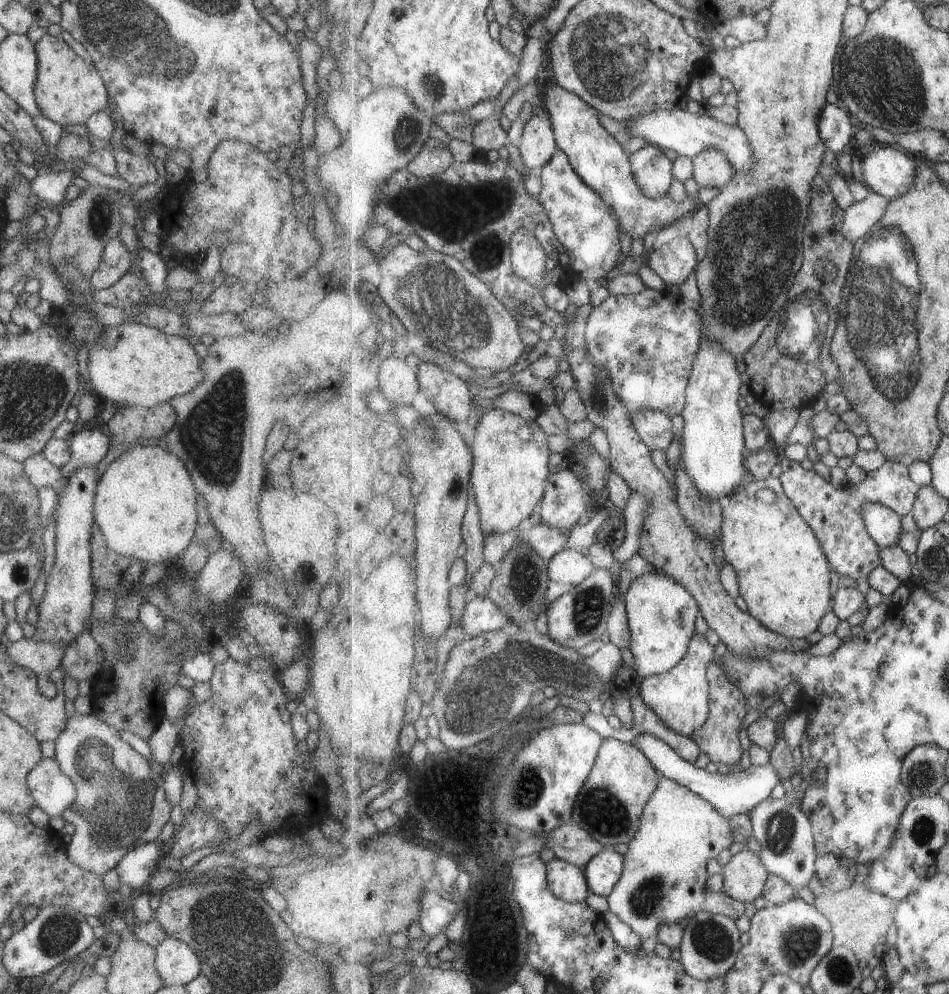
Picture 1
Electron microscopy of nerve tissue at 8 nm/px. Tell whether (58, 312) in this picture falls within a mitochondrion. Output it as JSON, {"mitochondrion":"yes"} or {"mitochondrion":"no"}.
{"mitochondrion":"no"}

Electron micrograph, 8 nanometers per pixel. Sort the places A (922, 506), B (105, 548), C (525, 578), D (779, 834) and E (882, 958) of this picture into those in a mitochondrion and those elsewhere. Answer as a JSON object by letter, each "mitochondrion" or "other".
{"A":"other","B":"other","C":"mitochondrion","D":"mitochondrion","E":"other"}

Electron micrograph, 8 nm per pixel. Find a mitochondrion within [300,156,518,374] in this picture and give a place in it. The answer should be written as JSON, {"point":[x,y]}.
{"point":[436,298]}

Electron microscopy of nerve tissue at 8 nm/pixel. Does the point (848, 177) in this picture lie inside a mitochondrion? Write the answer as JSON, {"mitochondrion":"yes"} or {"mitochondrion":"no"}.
{"mitochondrion":"no"}

